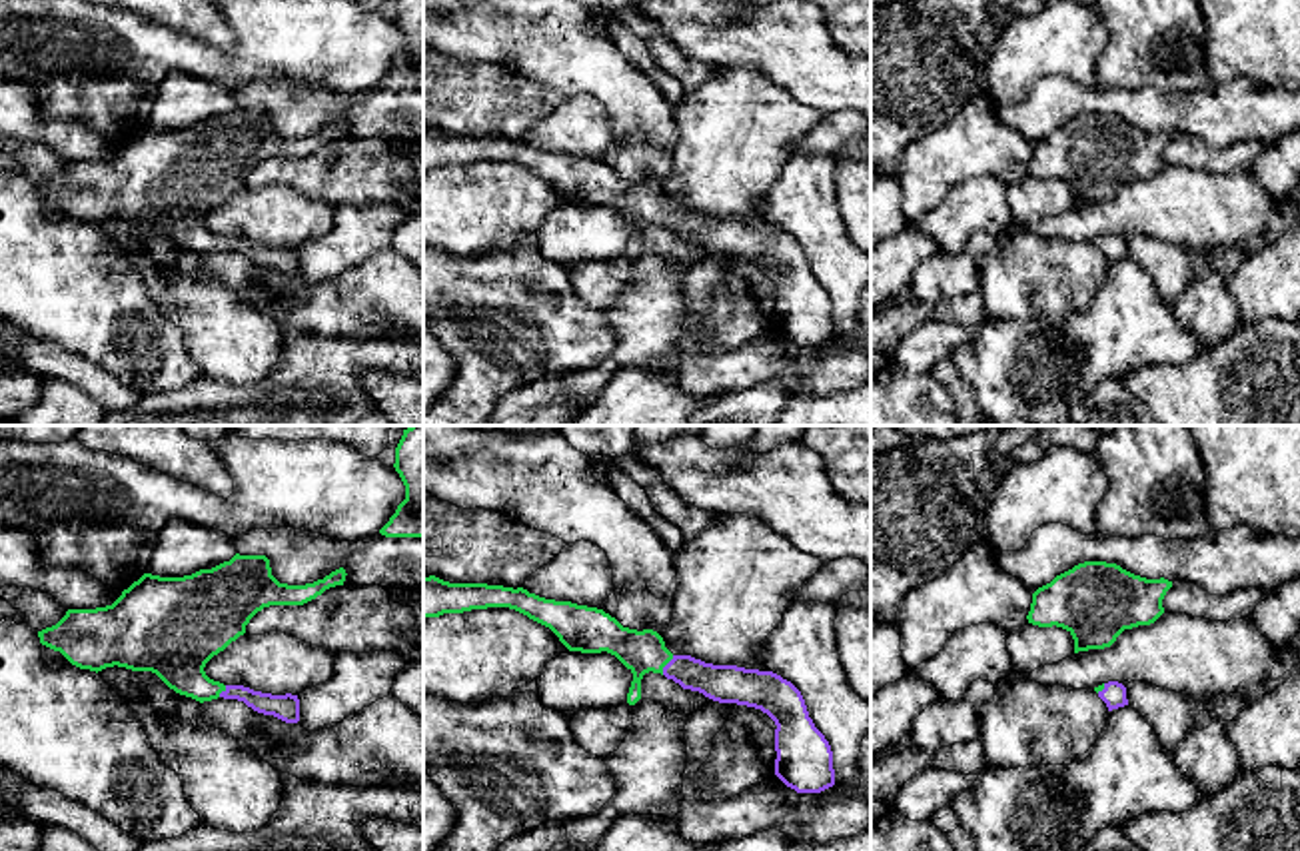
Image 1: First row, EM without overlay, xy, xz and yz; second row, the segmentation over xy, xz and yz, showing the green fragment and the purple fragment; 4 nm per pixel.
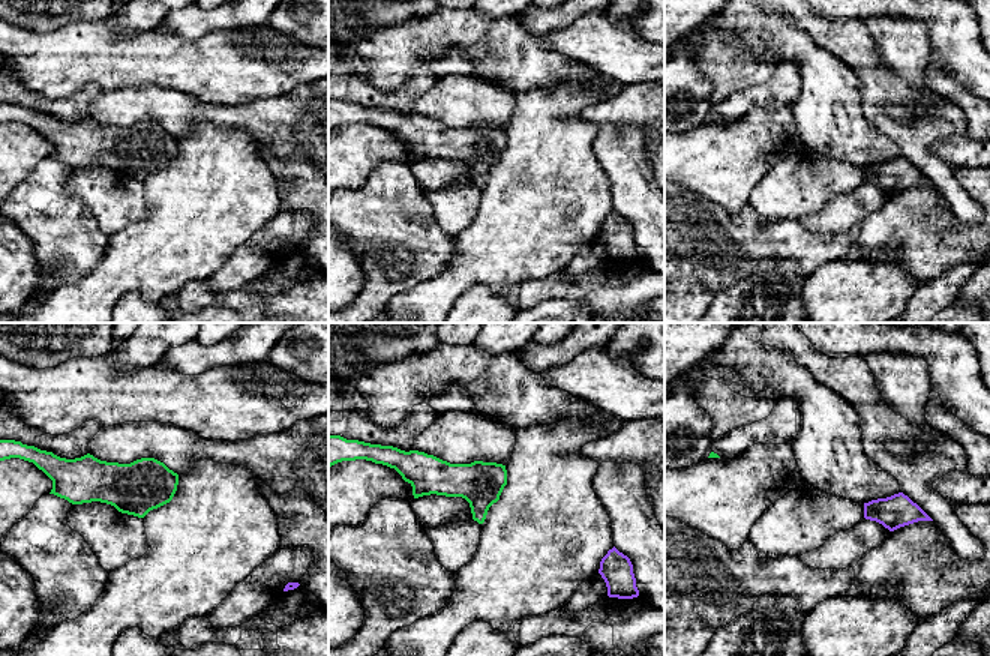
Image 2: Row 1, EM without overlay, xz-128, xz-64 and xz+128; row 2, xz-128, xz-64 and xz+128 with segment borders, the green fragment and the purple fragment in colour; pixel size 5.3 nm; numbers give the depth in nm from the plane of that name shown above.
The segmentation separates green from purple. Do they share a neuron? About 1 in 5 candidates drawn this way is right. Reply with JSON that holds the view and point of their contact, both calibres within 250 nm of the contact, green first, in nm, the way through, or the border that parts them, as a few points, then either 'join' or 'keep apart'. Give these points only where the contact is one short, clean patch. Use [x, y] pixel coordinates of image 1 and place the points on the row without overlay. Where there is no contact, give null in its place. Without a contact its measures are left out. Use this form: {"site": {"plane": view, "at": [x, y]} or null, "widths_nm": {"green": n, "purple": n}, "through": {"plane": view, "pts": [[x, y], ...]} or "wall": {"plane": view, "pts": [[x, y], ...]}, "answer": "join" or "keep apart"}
{"site": {"plane": "xz", "at": [665, 216]}, "widths_nm": {"green": 170, "purple": 150}, "through": {"plane": "xz", "pts": [[642, 204], [665, 216], [723, 236]]}, "answer": "join"}

